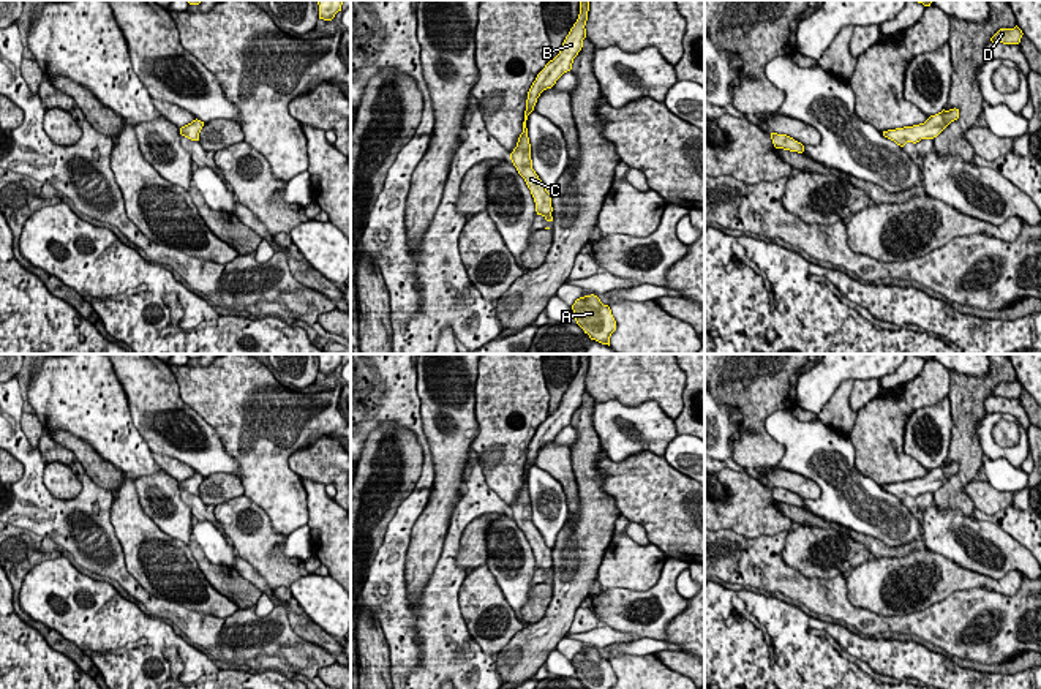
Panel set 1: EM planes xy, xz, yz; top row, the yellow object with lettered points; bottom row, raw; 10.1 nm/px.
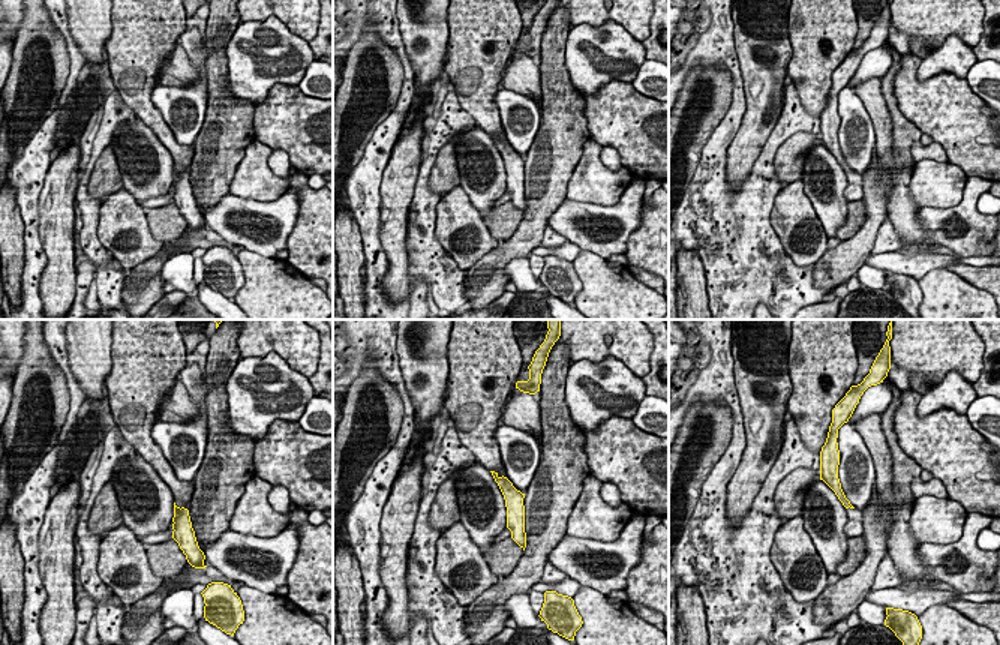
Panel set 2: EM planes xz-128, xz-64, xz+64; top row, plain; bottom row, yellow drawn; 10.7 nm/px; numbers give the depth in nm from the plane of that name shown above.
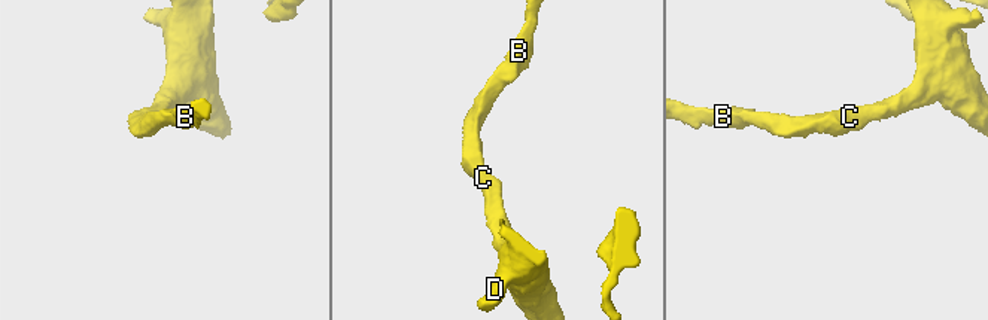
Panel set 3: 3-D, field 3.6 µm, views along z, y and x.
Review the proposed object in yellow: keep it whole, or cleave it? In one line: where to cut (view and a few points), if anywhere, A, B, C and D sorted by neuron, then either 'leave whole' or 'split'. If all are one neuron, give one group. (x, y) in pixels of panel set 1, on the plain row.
no cut | A B C D | leave whole

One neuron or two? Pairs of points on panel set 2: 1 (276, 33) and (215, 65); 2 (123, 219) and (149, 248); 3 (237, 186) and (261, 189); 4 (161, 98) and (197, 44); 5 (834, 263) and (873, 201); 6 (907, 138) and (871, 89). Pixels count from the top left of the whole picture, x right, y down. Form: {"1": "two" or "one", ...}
{"1": "two", "2": "one", "3": "one", "4": "one", "5": "one", "6": "two"}

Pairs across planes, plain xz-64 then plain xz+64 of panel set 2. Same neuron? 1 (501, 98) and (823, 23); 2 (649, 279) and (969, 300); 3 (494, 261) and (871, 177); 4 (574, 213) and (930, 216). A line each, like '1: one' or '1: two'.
1: two
2: two
3: one
4: one

